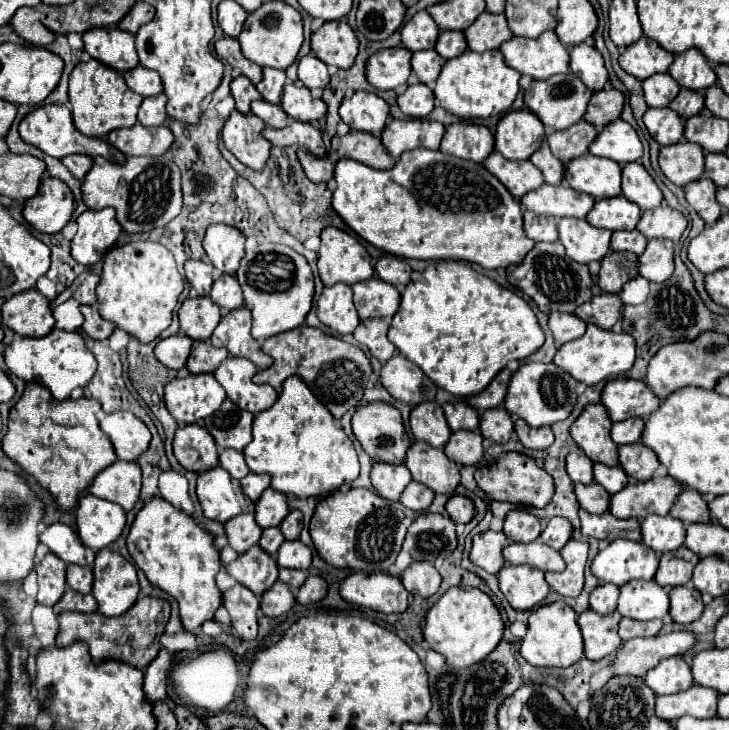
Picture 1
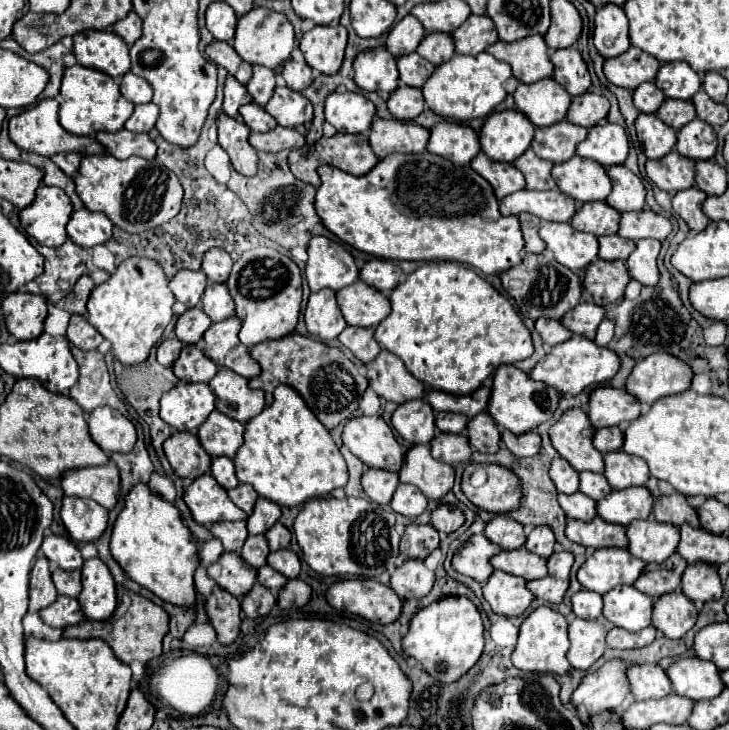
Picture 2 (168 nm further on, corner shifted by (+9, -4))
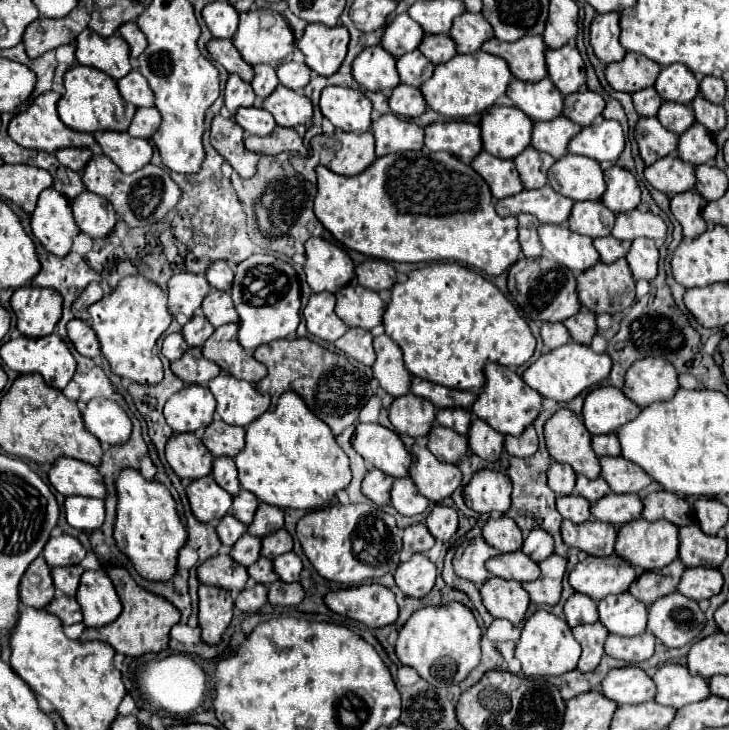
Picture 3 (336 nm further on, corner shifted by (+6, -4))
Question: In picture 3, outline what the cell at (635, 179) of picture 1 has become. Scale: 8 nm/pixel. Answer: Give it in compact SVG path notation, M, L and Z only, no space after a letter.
M611 166L609 170L605 170L605 182L607 182L607 190L601 198L601 202L615 214L619 212L629 212L635 210L641 198L641 190L637 186L635 176L621 168L621 166Z

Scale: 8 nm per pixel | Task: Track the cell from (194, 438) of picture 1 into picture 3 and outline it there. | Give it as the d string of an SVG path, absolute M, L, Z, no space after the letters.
M175 434L165 446L165 458L181 480L197 480L211 474L213 456L195 434Z

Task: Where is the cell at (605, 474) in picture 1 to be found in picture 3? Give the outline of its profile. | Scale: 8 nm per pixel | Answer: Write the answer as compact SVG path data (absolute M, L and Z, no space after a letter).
M577 476L577 494L587 498L591 504L597 502L599 498L603 498L607 492L609 492L609 486L603 478L595 478L595 480L589 480L585 476Z

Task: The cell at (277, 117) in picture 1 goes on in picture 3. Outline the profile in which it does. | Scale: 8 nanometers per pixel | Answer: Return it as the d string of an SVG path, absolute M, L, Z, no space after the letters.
M249 106L237 110L235 120L247 134L257 134L257 136L267 136L277 126L275 118L261 106Z

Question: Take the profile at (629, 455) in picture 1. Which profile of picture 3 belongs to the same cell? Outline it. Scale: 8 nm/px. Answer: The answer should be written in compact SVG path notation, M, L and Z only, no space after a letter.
M601 456L601 476L607 480L609 488L613 488L615 494L627 494L627 490L633 490L635 494L649 486L651 478L641 470L641 466L625 460L623 456Z

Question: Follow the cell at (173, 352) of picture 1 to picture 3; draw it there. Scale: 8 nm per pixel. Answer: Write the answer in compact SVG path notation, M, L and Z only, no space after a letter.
M179 332L169 334L169 336L163 340L163 350L161 350L161 352L163 352L163 356L165 356L169 362L181 358L185 350L187 350L187 344L185 344L185 340L183 340L183 336L181 336Z

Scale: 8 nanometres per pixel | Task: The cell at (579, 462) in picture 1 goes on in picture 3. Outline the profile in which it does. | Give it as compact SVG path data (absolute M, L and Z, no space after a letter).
M553 462L551 468L547 470L547 476L549 476L549 488L557 496L569 496L575 490L575 478L577 478L577 474L567 464Z

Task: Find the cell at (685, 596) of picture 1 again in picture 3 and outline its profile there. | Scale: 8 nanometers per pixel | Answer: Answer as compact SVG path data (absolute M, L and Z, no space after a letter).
M679 592L663 596L649 606L647 630L651 630L669 648L681 648L693 642L703 626L705 614L697 602Z

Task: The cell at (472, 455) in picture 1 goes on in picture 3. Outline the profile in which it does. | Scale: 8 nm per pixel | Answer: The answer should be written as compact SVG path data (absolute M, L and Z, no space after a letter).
M435 426L429 432L427 438L429 438L427 448L433 452L433 456L439 462L457 464L467 454L467 450L469 450L467 436L457 434L453 430L449 430L449 428L443 428L443 426Z

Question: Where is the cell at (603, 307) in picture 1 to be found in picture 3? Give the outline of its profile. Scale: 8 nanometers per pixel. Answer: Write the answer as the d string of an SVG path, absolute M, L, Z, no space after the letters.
M581 308L577 314L573 314L571 318L567 318L563 324L565 324L565 328L569 330L569 334L571 334L571 338L575 342L591 344L593 336L597 334L597 322L595 322L595 318L597 318L597 314L593 314L587 308Z

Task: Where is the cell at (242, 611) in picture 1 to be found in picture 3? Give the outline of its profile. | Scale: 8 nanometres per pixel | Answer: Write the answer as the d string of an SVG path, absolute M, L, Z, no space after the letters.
M199 586L199 626L207 644L219 644L233 620L233 598L217 586Z

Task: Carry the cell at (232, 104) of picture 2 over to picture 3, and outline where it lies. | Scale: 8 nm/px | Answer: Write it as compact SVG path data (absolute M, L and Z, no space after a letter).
M231 74L227 84L225 84L225 106L235 116L235 112L241 106L253 106L255 104L255 92L251 84L243 82L237 74Z

